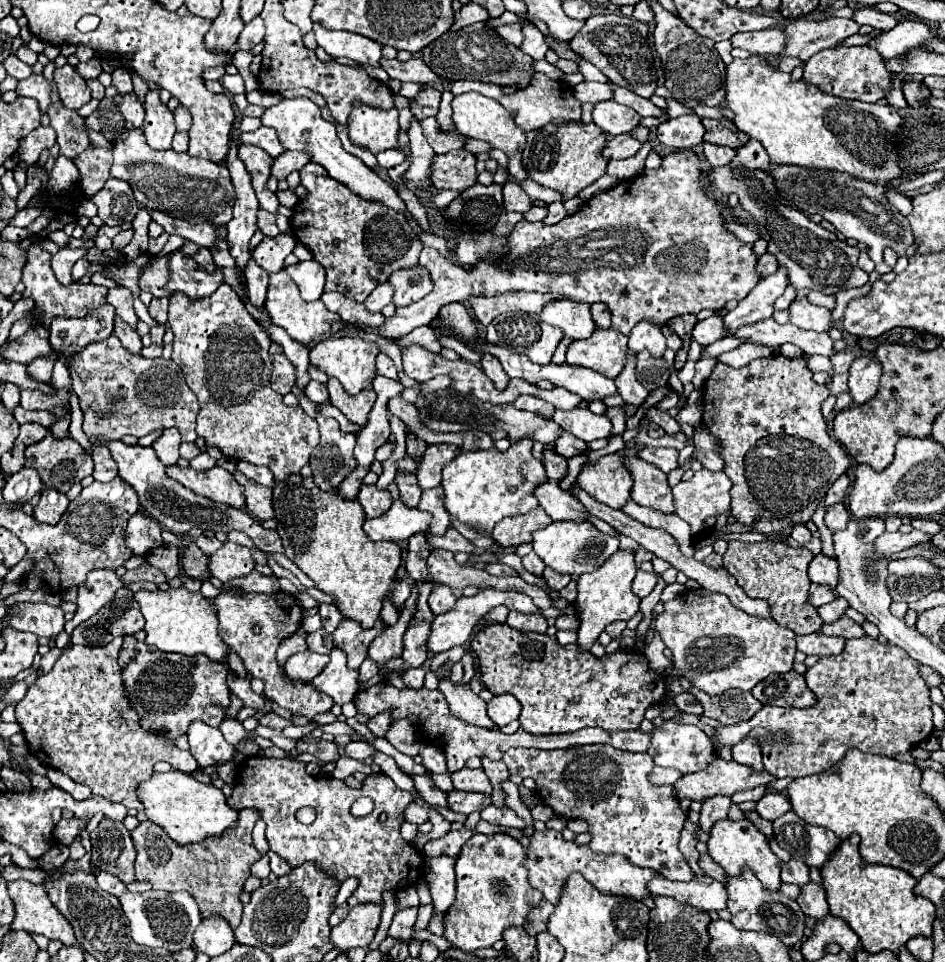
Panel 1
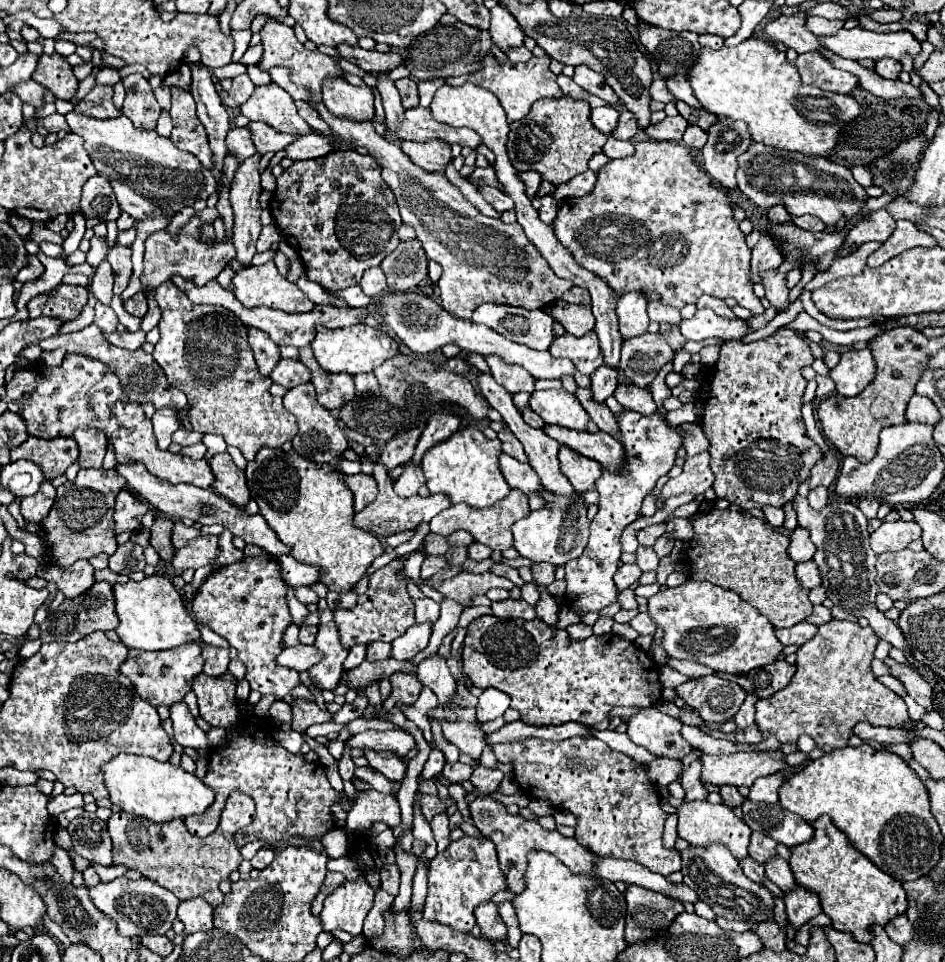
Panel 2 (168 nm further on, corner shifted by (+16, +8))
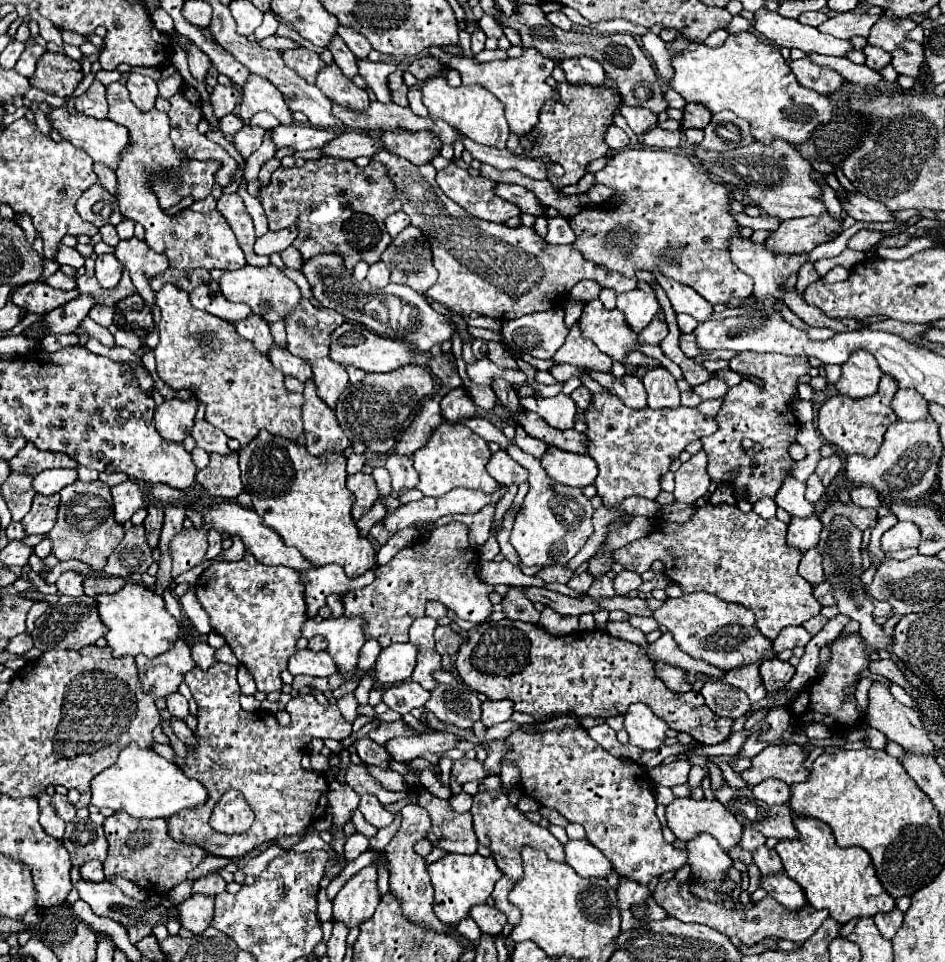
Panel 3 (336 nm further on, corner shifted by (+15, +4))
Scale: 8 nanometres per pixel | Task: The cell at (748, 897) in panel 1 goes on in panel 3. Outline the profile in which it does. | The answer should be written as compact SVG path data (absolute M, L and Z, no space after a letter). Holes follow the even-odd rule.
M699 834L691 842L687 842L687 854L689 854L689 866L691 874L695 880L703 882L693 884L693 894L701 898L711 898L717 900L715 888L725 880L727 868L731 868L731 858L729 854L715 842L713 836L709 834Z

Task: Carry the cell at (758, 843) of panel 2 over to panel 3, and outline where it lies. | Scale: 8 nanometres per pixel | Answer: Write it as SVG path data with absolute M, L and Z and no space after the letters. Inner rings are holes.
M745 828L745 830L743 830L741 842L739 842L741 848L753 852L755 848L759 848L759 846L763 846L763 844L765 844L765 836L763 836L761 832L757 832L757 830L753 830L753 828Z

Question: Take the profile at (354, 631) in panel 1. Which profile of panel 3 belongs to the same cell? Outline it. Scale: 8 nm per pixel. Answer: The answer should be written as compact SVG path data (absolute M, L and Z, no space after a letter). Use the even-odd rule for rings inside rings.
M449 522L399 550L385 566L377 566L375 580L361 590L349 592L343 604L345 616L363 616L367 620L365 636L377 638L387 648L393 642L405 642L409 638L409 626L415 618L425 616L425 604L429 600L445 604L459 618L473 624L485 622L493 612L493 604L489 602L491 592L493 586L477 578L477 552L467 544L467 526Z

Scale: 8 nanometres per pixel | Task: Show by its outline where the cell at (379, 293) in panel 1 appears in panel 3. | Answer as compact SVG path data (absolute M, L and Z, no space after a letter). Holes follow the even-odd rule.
M375 262L371 264L369 268L369 274L367 274L367 280L371 282L373 288L383 288L389 284L389 270L383 262Z

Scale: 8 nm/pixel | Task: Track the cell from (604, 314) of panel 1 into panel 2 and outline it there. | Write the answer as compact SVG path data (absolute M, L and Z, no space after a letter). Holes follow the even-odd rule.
M570 288L564 296L562 296L562 300L564 302L578 302L578 304L590 304L590 294L588 294L588 290L584 290L584 288Z

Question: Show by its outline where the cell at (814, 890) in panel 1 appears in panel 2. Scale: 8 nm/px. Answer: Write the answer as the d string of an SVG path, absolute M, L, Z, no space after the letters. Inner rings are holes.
M774 858L770 862L766 862L766 876L782 890L782 892L790 892L794 890L798 884L794 880L794 874L790 870L790 864L784 858Z

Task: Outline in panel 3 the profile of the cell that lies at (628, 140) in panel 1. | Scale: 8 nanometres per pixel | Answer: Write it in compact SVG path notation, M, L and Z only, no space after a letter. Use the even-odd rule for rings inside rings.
M623 104L623 106L619 108L619 112L621 112L621 116L627 120L629 128L631 128L637 136L657 124L657 114L653 114L653 112L647 110L647 108L631 108L631 106L625 106L625 104Z

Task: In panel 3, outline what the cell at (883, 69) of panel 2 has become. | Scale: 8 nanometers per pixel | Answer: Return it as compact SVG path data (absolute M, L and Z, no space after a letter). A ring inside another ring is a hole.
M867 44L867 46L863 48L863 54L865 54L865 58L867 58L865 64L867 64L871 70L877 70L877 72L891 62L891 54L889 54L889 52L885 52L883 48L871 46L871 44Z

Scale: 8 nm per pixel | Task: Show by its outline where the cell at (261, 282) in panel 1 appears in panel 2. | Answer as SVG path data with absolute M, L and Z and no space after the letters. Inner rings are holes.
M254 154L240 166L234 174L230 188L230 202L234 208L234 236L232 244L236 248L236 260L246 268L256 254L256 240L262 230L260 222L260 172L258 172L260 154Z

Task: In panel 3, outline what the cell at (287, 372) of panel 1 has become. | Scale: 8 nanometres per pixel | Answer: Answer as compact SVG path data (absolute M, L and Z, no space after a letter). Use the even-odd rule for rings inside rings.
M249 314L249 318L245 318L245 322L233 322L233 326L243 338L251 340L259 352L263 352L263 354L269 352L269 348L273 344L273 336L269 332L269 324L263 318Z

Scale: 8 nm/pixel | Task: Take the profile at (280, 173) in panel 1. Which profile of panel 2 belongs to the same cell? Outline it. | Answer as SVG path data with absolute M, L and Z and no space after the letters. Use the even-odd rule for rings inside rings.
M312 132L308 136L300 136L292 146L286 146L284 152L292 160L308 160L308 158L320 158L332 152L336 146L328 136L322 136L318 132Z

